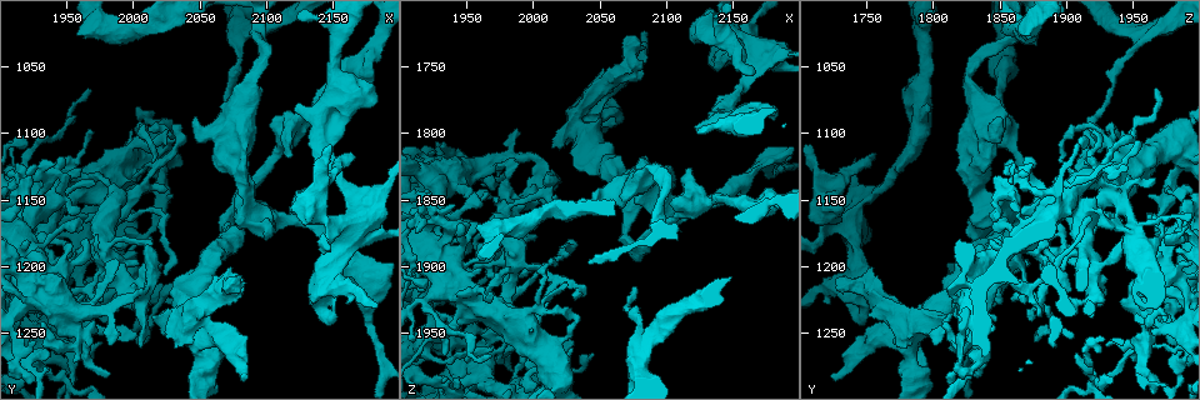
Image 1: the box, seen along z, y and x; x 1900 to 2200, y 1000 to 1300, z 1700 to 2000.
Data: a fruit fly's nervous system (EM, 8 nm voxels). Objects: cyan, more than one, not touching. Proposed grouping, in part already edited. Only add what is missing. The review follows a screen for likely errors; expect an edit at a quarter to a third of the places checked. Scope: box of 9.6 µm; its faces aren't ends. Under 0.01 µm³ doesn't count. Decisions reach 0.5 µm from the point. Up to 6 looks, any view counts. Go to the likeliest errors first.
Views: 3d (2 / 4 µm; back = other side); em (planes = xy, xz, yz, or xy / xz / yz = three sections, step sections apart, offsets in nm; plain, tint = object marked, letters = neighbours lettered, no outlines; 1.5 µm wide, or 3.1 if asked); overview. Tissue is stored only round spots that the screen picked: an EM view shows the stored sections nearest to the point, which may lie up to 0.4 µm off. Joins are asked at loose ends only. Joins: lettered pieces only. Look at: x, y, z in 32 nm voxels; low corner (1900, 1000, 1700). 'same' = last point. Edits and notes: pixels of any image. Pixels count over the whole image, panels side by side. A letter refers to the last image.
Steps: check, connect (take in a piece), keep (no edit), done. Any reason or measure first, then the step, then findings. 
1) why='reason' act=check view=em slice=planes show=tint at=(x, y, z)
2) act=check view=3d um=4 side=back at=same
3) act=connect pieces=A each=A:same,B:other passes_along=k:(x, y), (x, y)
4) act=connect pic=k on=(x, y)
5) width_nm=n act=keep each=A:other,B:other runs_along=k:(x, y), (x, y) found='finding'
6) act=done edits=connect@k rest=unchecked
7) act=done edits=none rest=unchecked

why='end of a long branch' act=check view=em slice=xy step=4 show=letters at=(2082, 1280, 1724)

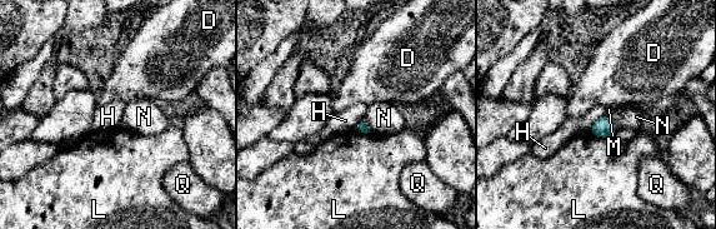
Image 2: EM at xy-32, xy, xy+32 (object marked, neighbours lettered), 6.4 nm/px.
act=check view=em slice=yz step=8 show=letters at=same

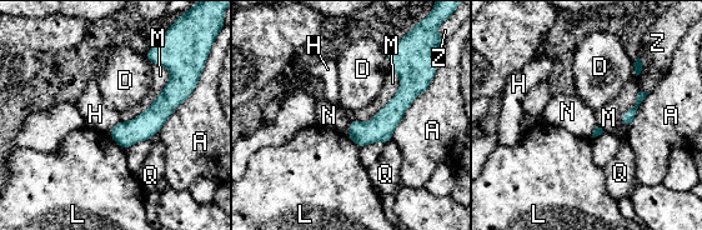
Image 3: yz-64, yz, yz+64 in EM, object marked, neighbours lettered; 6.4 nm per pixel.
longest_contact=M:460nm act=keep each=A:other,D:other,H:other,L:other,M:other,N:other,Q:other,Z:other border=3:(120, 120), (108, 133) found='none of them fits'

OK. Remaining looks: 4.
why='branch stops here' act=check view=3d um=4 at=(2080, 1062, 1828)

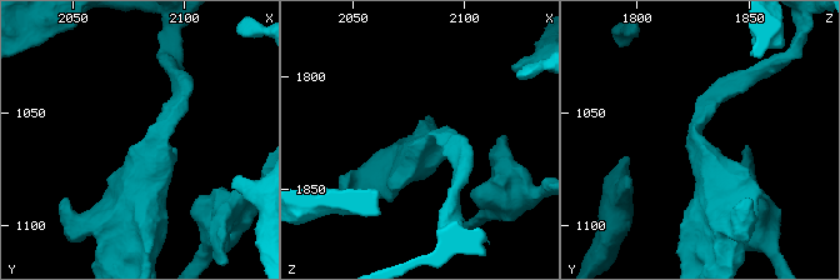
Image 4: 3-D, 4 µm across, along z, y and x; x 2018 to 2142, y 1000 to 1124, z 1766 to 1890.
why='shape alone is not enough' act=check view=em slice=yz step=8 show=letters at=(2080, 1065, 1829)

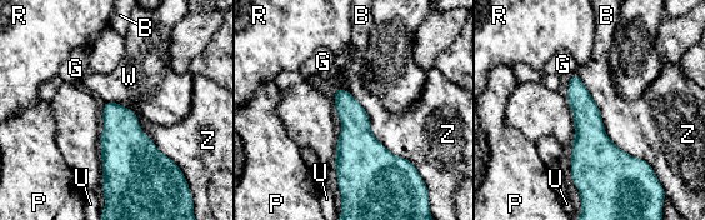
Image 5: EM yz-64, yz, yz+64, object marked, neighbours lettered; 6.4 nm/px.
why='cut it another way' act=check view=em slice=planes show=letters at=same

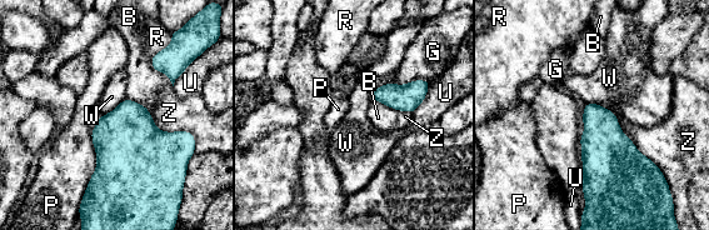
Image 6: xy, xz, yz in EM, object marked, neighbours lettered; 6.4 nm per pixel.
act=keep each=B:other,G:other,P:other,R:other,U:other,W:other,Z:other border=6:(123, 100), (101, 115) found='no lettered piece goes on from it'

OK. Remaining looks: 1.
act=done edits=none rest=unchecked

